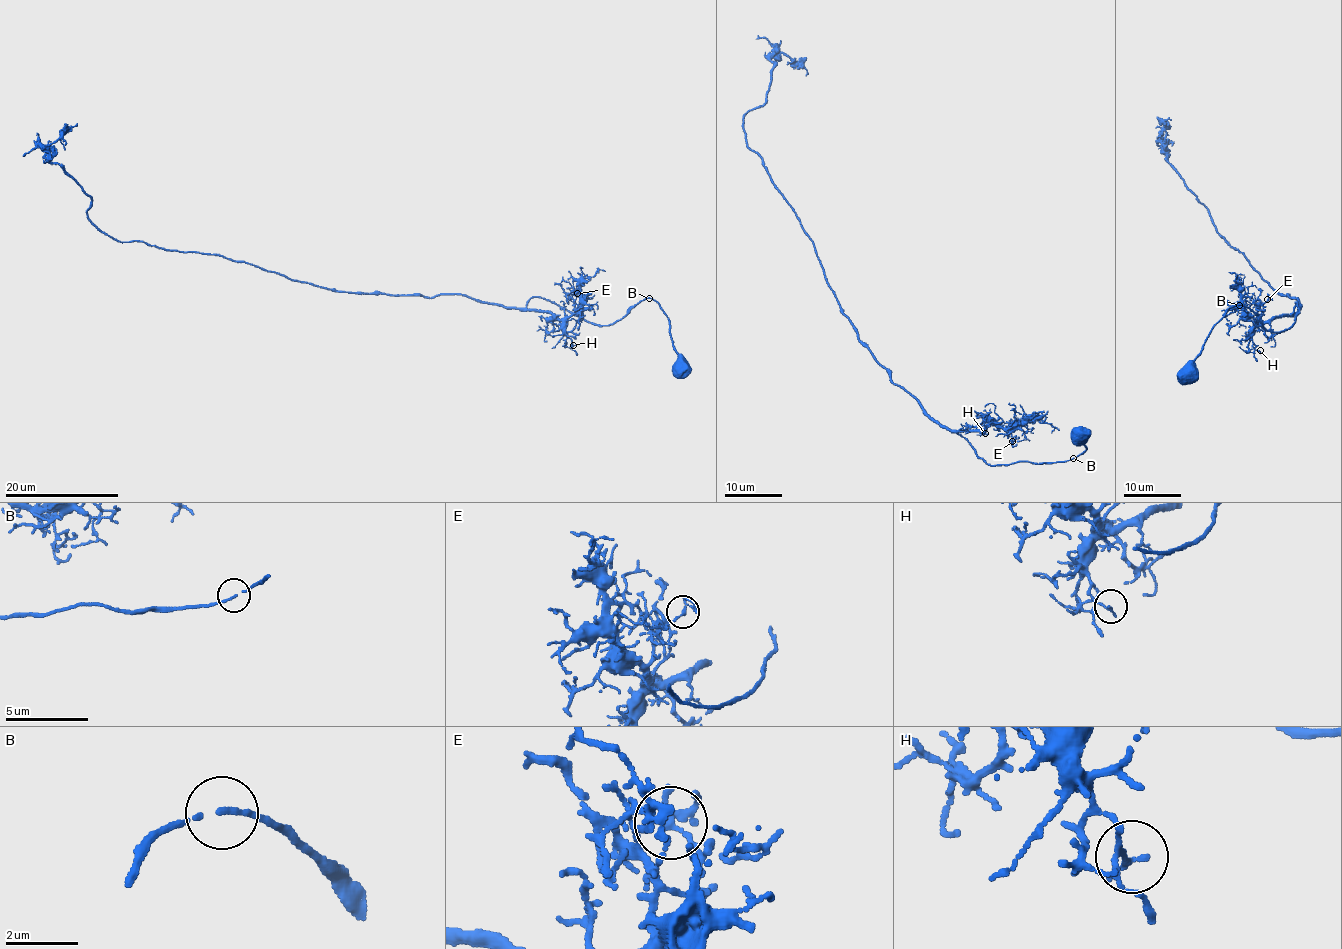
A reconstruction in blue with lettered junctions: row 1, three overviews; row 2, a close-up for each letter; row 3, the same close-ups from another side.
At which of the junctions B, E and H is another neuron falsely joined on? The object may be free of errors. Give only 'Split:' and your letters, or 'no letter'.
Split: no letter

